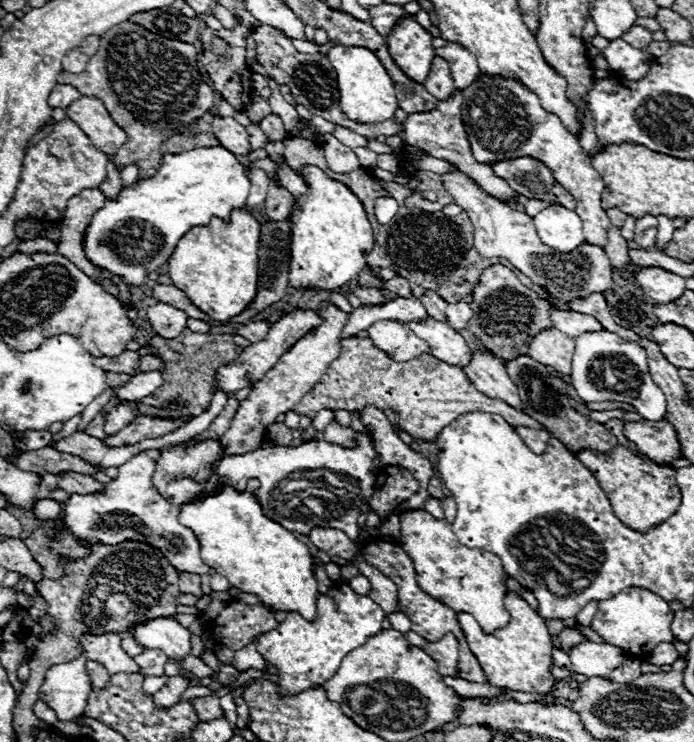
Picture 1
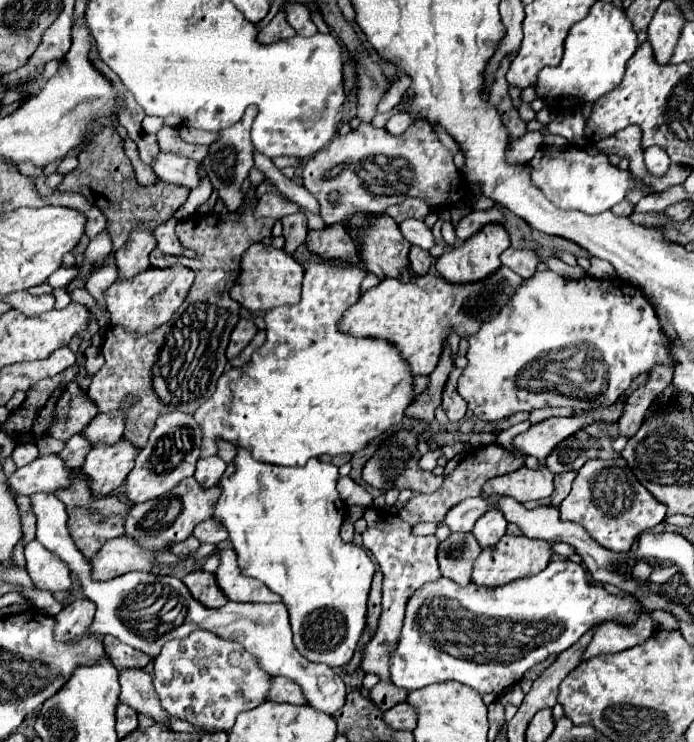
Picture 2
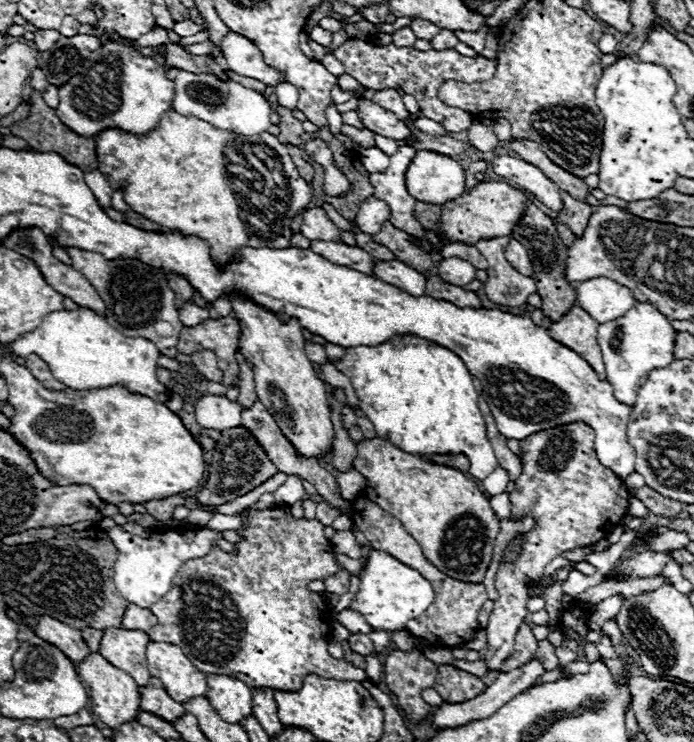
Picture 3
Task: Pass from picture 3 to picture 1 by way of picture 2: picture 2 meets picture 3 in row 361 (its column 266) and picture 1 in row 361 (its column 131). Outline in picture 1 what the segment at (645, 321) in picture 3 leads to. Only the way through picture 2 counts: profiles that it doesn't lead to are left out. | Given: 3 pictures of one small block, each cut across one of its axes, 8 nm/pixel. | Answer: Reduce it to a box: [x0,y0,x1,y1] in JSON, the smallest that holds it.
[570,330,666,422]

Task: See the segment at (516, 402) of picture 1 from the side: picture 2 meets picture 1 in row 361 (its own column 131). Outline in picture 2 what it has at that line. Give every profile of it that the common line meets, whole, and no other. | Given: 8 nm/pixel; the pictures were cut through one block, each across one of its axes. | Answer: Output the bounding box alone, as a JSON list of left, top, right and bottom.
[126,410,202,504]

